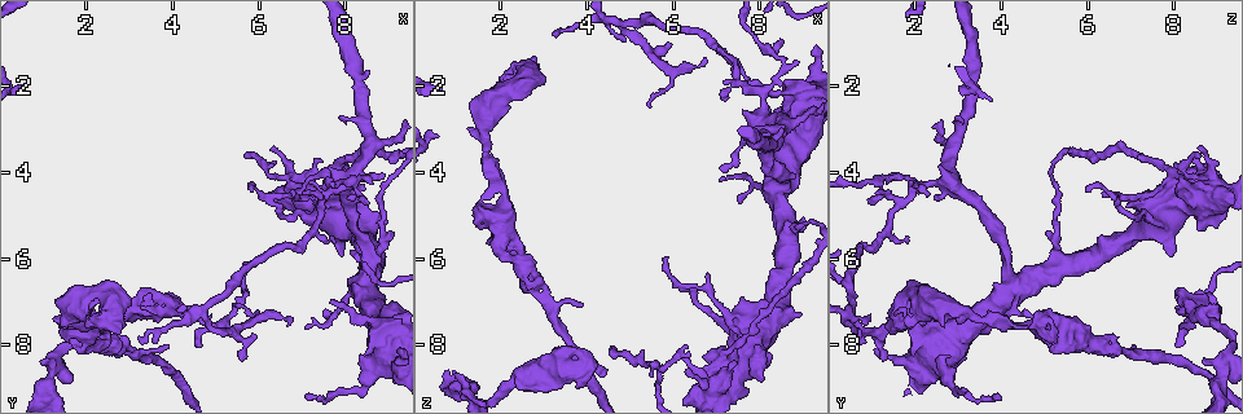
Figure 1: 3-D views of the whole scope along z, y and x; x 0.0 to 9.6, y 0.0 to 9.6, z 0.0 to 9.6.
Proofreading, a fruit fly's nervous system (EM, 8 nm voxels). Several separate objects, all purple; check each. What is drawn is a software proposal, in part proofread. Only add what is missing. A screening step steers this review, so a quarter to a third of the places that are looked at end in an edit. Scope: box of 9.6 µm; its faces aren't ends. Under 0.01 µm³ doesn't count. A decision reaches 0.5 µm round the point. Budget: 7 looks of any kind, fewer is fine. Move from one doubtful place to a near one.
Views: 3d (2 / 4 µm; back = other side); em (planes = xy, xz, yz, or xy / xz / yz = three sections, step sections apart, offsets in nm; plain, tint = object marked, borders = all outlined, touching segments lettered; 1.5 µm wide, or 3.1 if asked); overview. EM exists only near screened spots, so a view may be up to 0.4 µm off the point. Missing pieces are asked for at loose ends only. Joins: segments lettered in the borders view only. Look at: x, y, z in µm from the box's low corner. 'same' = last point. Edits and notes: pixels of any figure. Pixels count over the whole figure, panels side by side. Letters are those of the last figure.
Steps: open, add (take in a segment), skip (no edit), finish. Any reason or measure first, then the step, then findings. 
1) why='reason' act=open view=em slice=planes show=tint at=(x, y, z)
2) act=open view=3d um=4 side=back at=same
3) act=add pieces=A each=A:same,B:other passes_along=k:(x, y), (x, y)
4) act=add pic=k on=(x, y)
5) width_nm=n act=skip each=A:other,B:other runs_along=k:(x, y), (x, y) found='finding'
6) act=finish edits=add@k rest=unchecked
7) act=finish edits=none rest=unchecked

why='thick end' act=open view=3d um=2 at=(1.30, 7.35, 2.95)

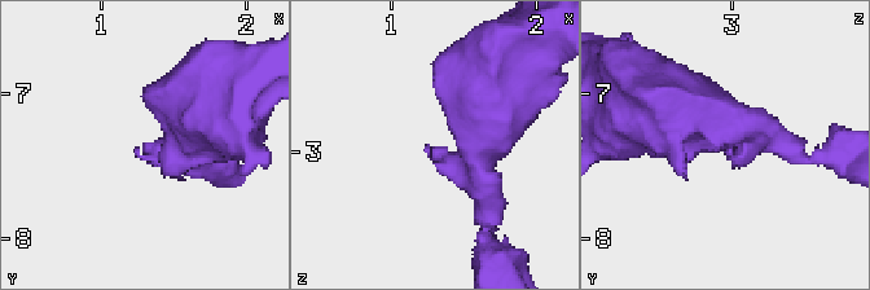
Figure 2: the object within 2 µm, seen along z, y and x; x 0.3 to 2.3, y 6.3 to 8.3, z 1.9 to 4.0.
why='shape alone is not enough' act=open view=em slice=xz step=8 show=borders at=(1.26, 7.44, 2.96)

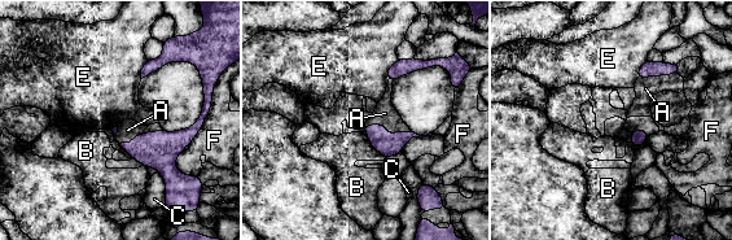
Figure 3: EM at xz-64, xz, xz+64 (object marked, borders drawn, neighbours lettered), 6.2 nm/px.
why='another direction' act=open view=em slice=planes show=borders at=same

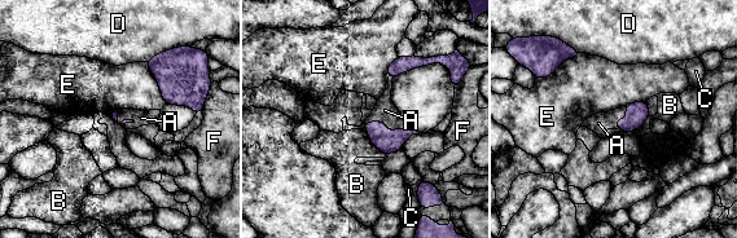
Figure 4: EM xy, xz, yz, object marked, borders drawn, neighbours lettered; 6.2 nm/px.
act=add pieces=A each=A:same,B:other,C:other,D:other,E:other,F:other found='the cell continues'

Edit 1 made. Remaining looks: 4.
why='see it whole again' act=open view=overview

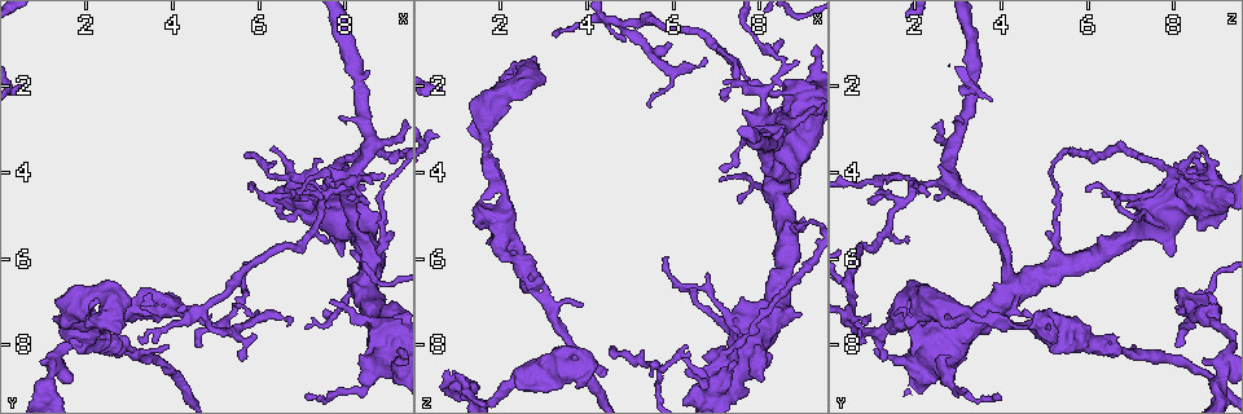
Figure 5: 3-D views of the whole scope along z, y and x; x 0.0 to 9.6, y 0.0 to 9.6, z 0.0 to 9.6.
why='tapers out' act=open view=em slice=xy step=4 show=tint at=(1.00, 8.45, 8.65)

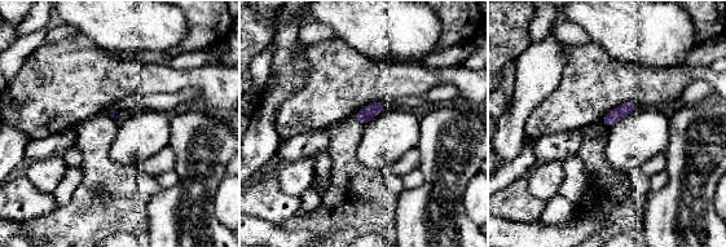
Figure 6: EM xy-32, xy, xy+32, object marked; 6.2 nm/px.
why='cut it another way' act=open view=em slice=xz step=4 show=borders at=same

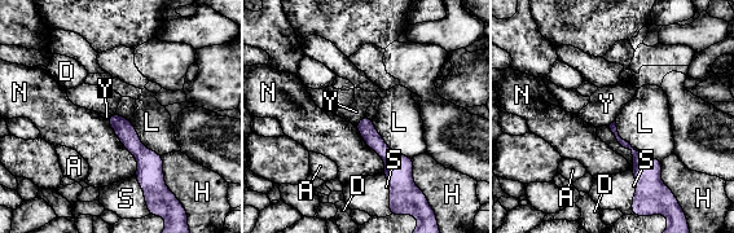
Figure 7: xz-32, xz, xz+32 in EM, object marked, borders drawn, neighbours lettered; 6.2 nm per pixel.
longest_contact=N:400nm act=skip each=A:other,D:other,H:other,L:other,N:other,S:other,Y:other border=7:(365, 115), (355, 124) found='none of them fits'

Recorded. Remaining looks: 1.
act=finish edits=add@4 rest=unchecked

